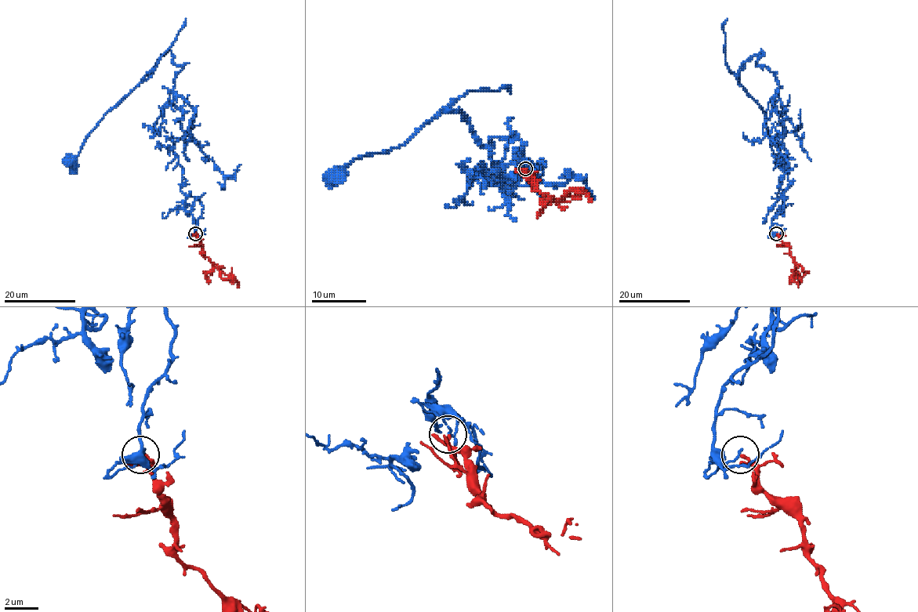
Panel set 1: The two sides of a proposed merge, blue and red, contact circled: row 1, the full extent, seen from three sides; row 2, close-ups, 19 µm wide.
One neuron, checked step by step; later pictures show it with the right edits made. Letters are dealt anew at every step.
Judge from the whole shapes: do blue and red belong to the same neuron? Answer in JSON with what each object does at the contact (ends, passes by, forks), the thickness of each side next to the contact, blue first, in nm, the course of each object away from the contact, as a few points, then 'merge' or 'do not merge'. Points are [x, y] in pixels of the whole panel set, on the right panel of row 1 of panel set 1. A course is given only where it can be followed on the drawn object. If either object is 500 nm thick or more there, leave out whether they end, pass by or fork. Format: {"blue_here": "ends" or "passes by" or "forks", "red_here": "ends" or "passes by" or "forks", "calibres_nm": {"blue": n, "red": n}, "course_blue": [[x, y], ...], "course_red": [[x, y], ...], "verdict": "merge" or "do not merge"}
{"blue_here": "ends", "red_here": "passes by", "calibres_nm": {"blue": 120, "red": 170}, "course_blue": [[775, 233], [789, 168], [773, 100], [778, 81], [756, 65], [761, 51], [738, 80], [783, 161]], "course_red": [[776, 233], [789, 248], [793, 258], [796, 269], [790, 280], [799, 287]], "verdict": "do not merge"}

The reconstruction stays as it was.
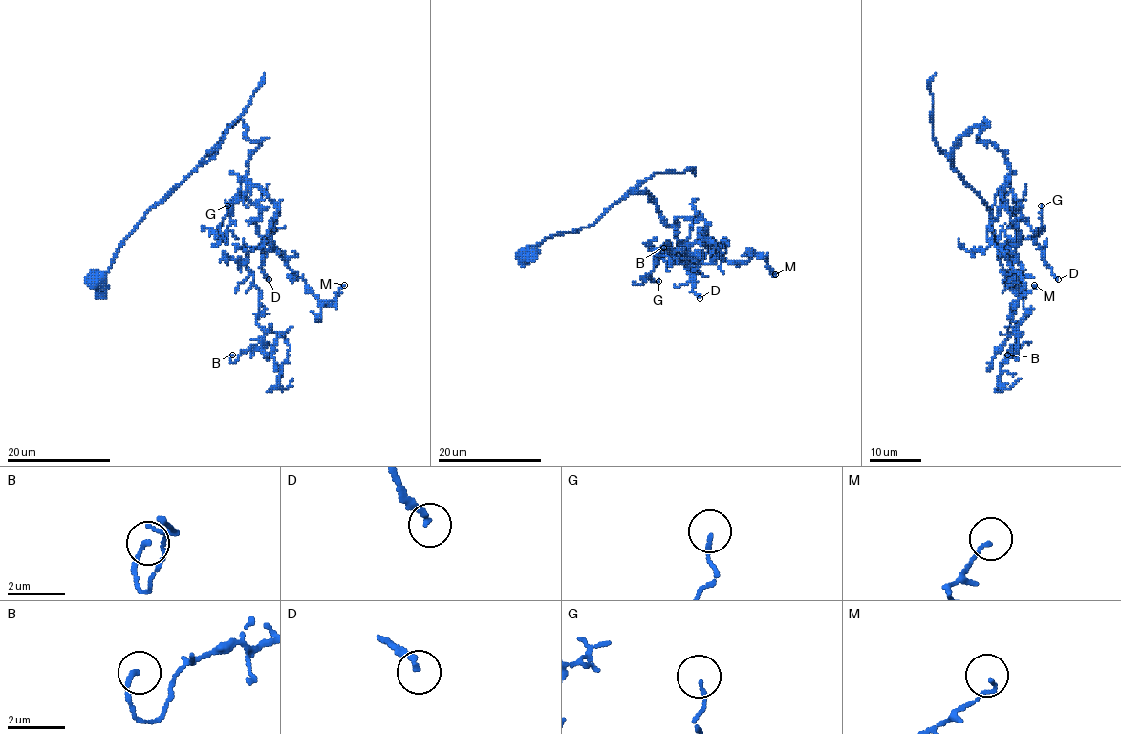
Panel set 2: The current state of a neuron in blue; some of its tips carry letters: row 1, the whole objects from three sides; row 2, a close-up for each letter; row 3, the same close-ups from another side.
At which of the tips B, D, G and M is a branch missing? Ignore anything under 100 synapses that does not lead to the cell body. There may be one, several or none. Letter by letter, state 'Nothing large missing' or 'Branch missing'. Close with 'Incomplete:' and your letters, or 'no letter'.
B: Nothing large missing
D: Branch missing
G: Nothing large missing
M: Nothing large missing
Incomplete: D

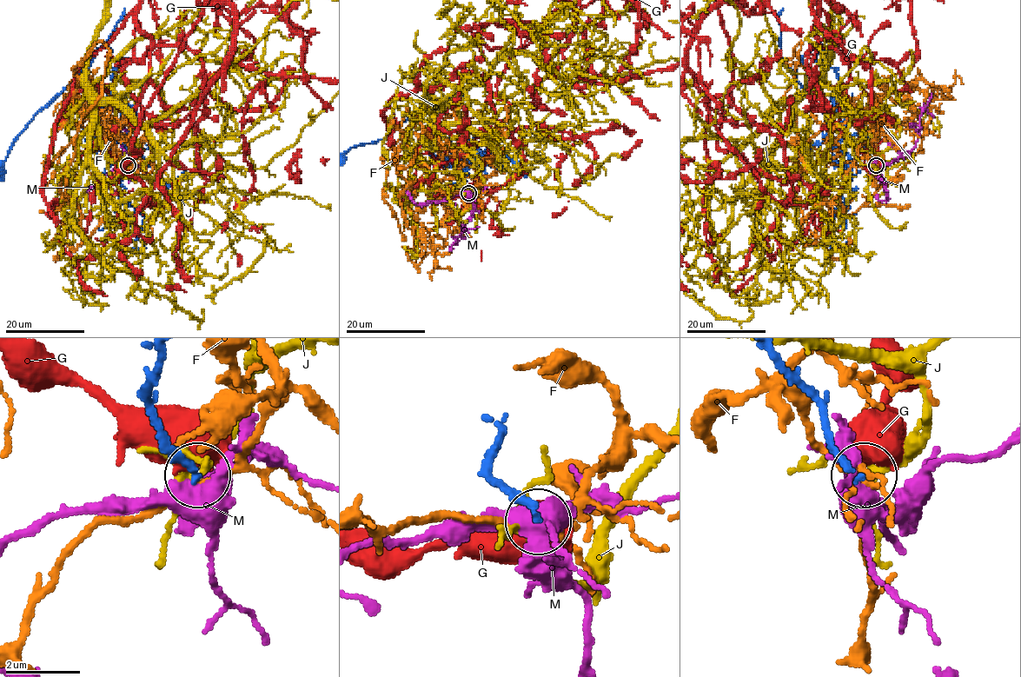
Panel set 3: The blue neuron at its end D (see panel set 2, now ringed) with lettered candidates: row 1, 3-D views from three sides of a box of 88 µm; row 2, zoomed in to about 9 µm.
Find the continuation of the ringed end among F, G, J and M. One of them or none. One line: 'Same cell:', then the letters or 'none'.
Same cell: none

